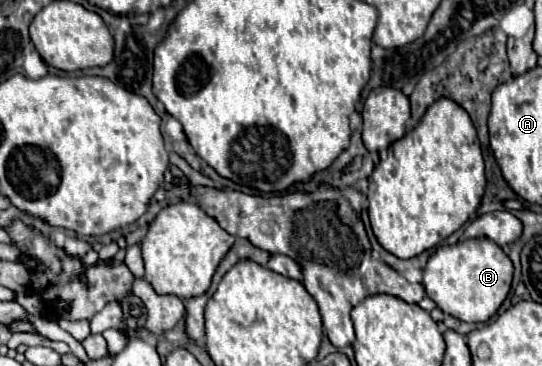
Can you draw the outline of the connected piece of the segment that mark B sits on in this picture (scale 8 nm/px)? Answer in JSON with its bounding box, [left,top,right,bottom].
[424,238,512,322]

